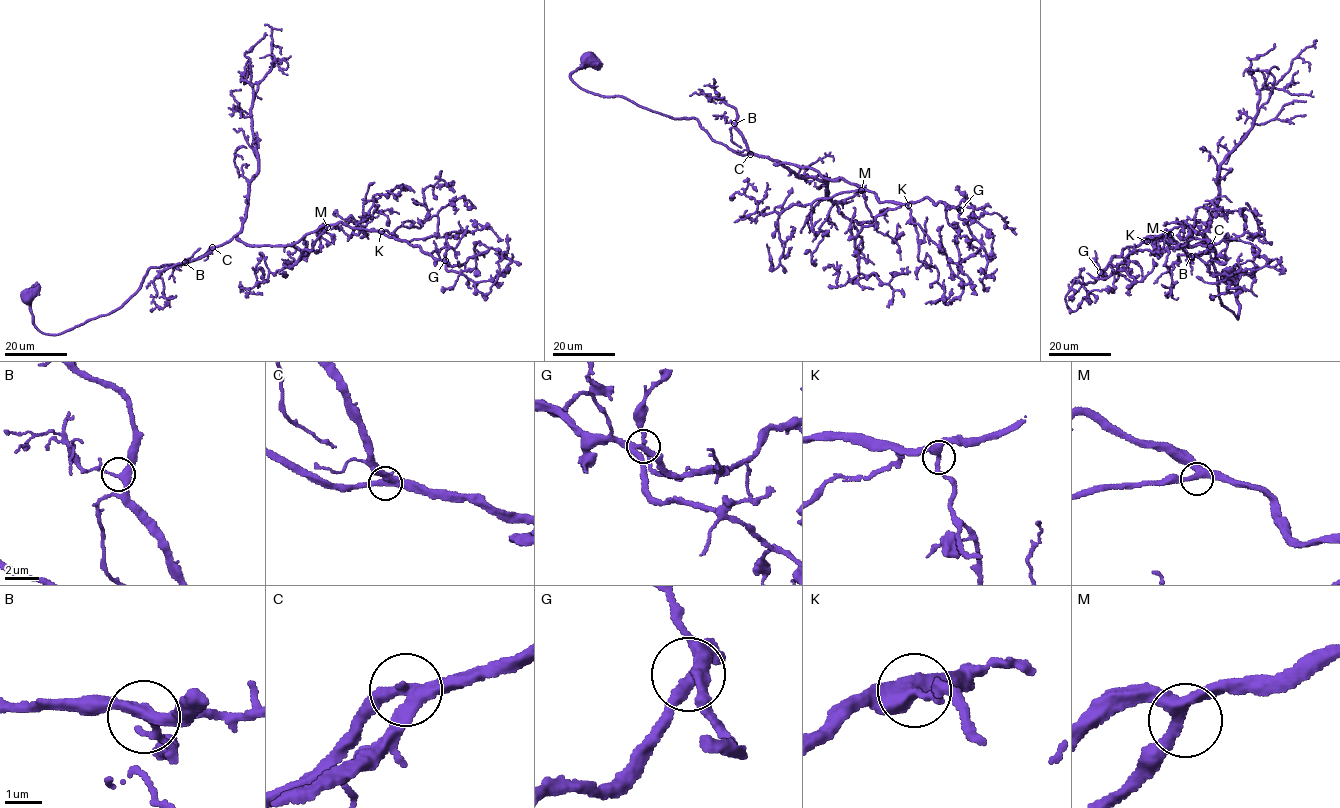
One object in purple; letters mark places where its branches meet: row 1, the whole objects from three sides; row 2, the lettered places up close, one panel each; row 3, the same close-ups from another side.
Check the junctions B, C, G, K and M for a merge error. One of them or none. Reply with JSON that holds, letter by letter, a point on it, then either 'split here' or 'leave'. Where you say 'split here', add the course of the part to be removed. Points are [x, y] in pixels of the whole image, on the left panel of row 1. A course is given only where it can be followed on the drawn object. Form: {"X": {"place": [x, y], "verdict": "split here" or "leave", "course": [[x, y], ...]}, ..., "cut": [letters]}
{"B": {"place": [185, 262], "verdict": "leave"}, "C": {"place": [212, 247], "verdict": "leave"}, "G": {"place": [445, 260], "verdict": "leave"}, "K": {"place": [381, 231], "verdict": "leave"}, "M": {"place": [327, 227], "verdict": "leave"}, "cut": []}

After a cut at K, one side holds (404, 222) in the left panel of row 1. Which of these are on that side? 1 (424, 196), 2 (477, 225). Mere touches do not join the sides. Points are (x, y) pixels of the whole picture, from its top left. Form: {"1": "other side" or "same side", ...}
{"1": "same side", "2": "other side"}

